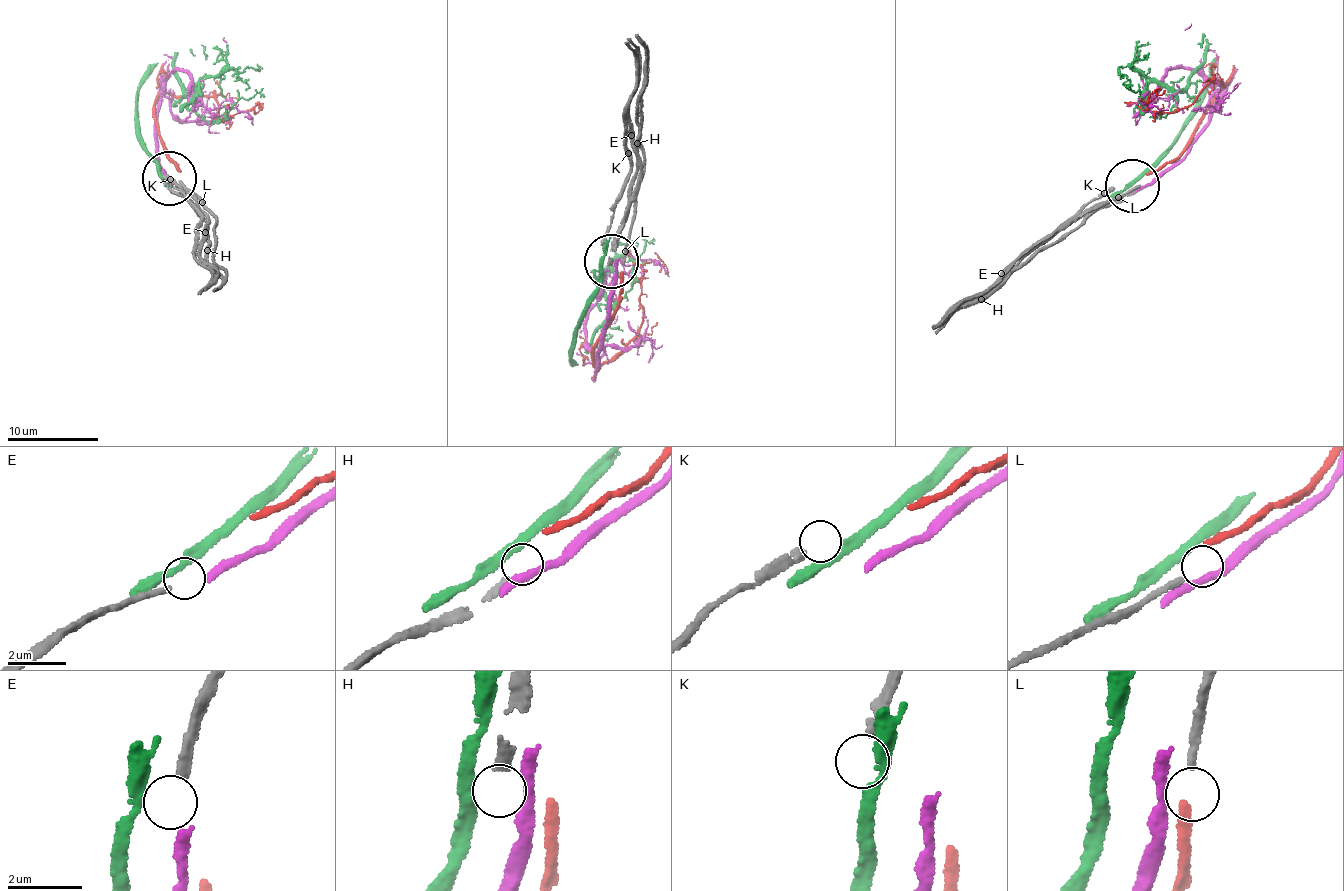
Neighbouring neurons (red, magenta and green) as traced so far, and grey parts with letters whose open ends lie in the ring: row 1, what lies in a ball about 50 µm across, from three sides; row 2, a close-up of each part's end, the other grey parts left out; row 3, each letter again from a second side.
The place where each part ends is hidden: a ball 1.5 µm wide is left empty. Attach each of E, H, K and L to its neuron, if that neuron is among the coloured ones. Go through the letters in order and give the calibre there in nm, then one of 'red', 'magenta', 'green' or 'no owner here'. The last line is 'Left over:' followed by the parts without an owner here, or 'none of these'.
E: 240 nm | no owner here
H: 280 nm | no owner here
K: 280 nm | no owner here
L: 200 nm | no owner here
Left over: E, H, K, L

